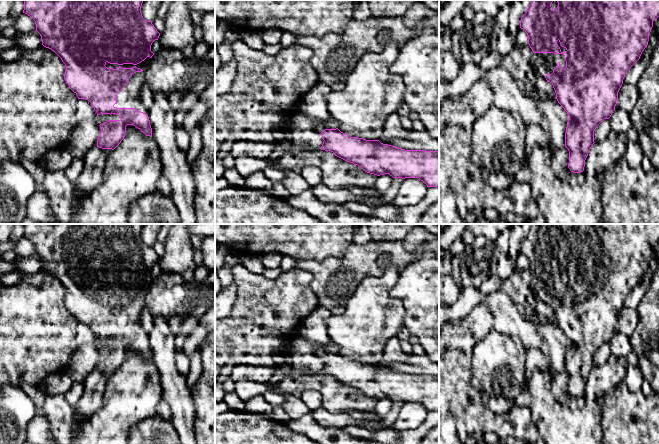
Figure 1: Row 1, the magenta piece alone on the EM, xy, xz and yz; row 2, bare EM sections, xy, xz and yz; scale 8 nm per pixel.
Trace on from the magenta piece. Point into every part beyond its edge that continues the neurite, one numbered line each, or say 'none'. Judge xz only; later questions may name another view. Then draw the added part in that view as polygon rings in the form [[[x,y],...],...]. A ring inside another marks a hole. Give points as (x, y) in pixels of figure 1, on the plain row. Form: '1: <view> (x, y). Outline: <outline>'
1: xz (330, 347). Outline: [[[329,341],[327,344],[321,344],[315,349],[315,353],[319,356],[322,356],[325,353],[336,352],[338,352],[338,346],[332,341]]]

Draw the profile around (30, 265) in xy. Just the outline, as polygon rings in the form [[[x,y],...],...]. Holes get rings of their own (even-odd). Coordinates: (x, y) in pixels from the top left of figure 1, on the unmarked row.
[[[35,254],[25,258],[19,258],[15,260],[14,268],[24,275],[33,275],[42,269],[40,258]]]

